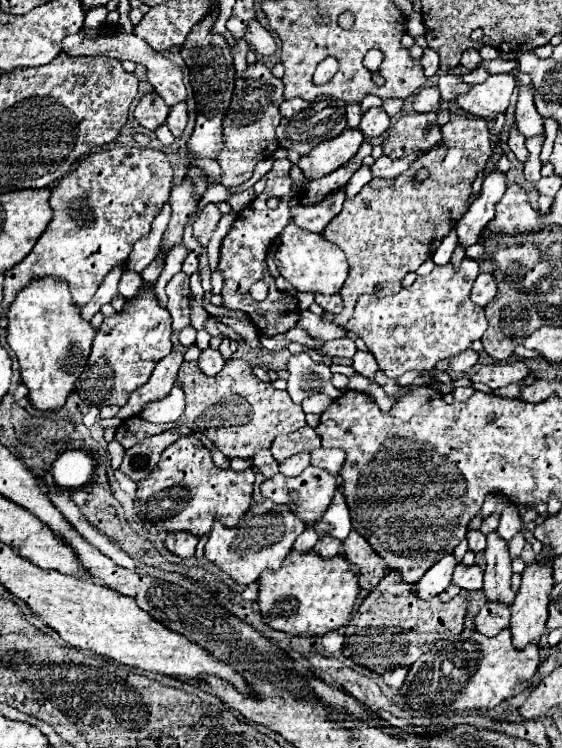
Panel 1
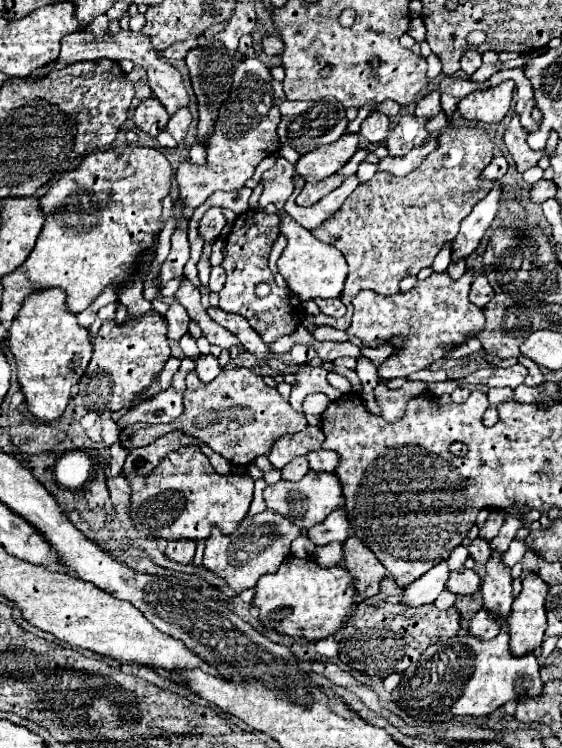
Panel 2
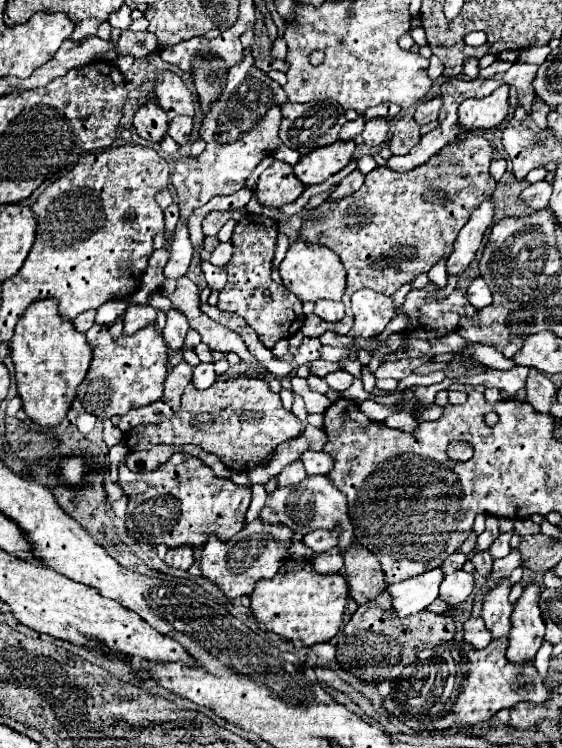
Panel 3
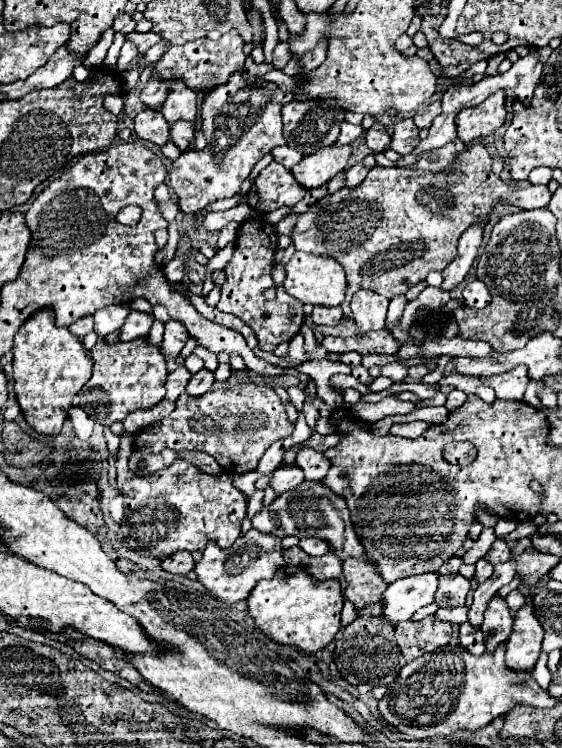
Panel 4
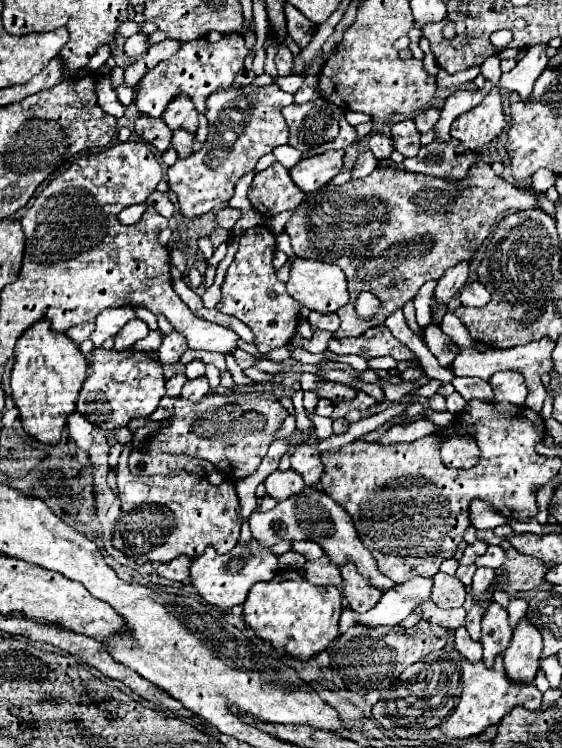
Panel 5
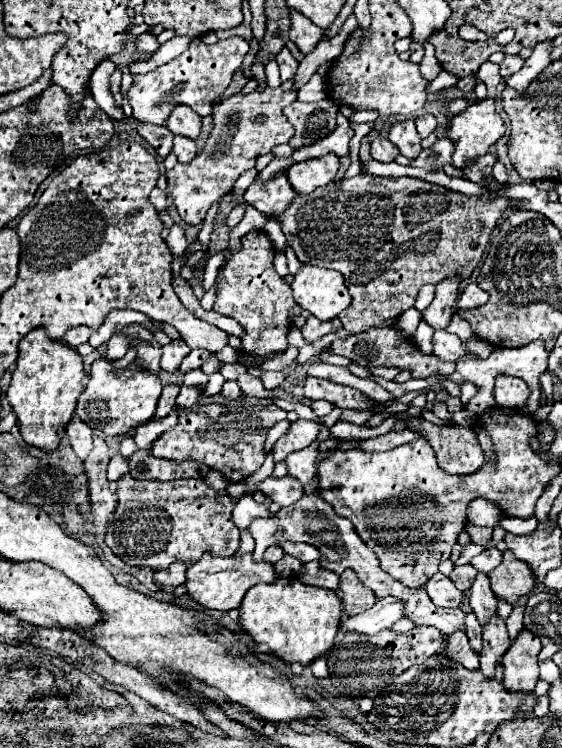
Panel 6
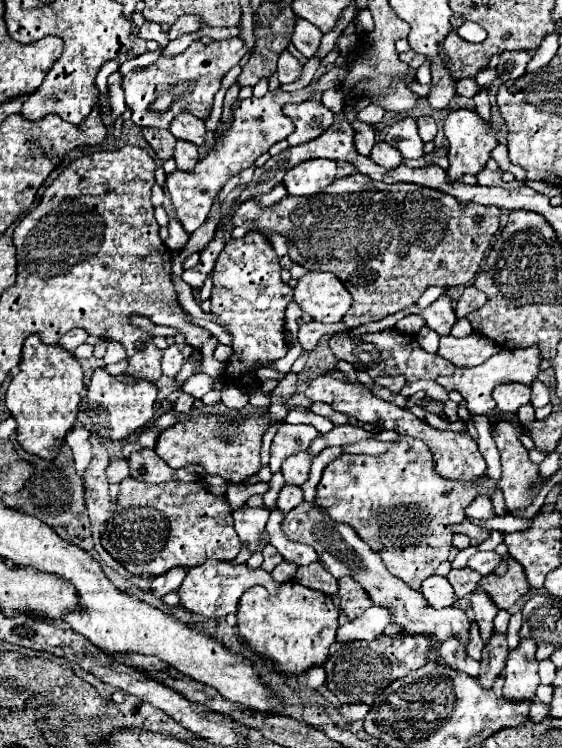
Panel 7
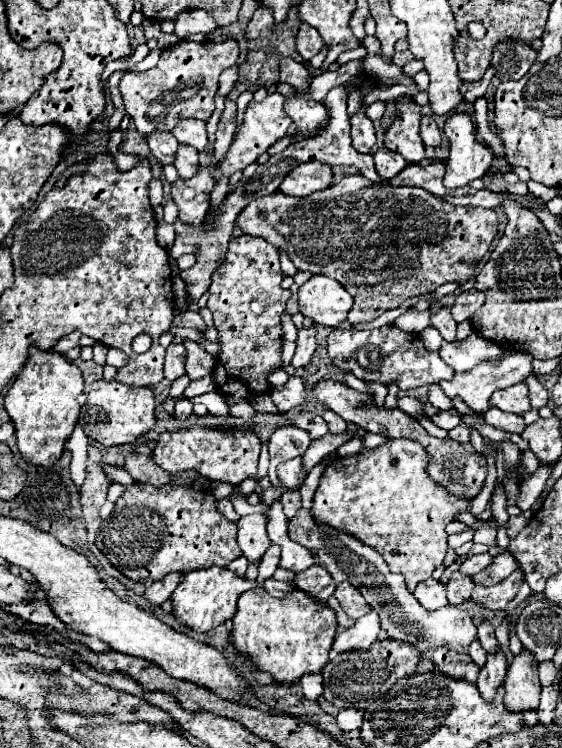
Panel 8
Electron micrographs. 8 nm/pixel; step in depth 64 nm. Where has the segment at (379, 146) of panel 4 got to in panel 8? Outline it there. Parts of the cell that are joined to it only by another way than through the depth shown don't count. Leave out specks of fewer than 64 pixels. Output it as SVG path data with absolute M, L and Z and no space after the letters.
M380 148L374 152L374 164L376 164L376 170L380 172L380 176L388 180L388 178L396 176L396 172L400 172L408 162L402 156L398 156L398 152Z

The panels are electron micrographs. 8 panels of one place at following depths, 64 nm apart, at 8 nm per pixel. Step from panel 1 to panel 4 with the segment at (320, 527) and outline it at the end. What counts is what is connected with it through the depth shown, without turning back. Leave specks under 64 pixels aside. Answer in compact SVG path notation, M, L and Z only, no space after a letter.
M302 538L298 542L298 546L304 552L308 552L310 556L322 556L322 554L326 554L330 550L330 544L326 540L320 540L320 538Z

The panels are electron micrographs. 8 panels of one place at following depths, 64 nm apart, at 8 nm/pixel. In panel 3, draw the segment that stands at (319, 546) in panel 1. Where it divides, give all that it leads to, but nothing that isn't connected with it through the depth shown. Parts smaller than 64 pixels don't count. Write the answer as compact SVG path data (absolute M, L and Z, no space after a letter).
M334 546L328 552L322 552L316 556L316 562L312 562L314 570L320 574L332 574L332 572L340 572L342 570L342 554L340 548Z

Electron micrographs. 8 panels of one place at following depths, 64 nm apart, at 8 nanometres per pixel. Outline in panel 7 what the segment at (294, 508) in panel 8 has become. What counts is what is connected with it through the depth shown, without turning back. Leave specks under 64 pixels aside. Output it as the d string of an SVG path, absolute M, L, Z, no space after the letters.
M284 484L278 492L278 502L276 506L282 510L282 512L288 512L292 510L296 504L300 504L304 498L302 498L302 488L296 486L296 484Z

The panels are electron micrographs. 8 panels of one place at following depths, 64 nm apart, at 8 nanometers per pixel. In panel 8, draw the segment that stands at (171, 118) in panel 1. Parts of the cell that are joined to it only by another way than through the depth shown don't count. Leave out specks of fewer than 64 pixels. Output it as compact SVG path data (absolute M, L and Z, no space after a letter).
M180 144L178 152L176 152L174 166L182 178L192 178L196 174L196 168L198 168L198 150L192 146Z

